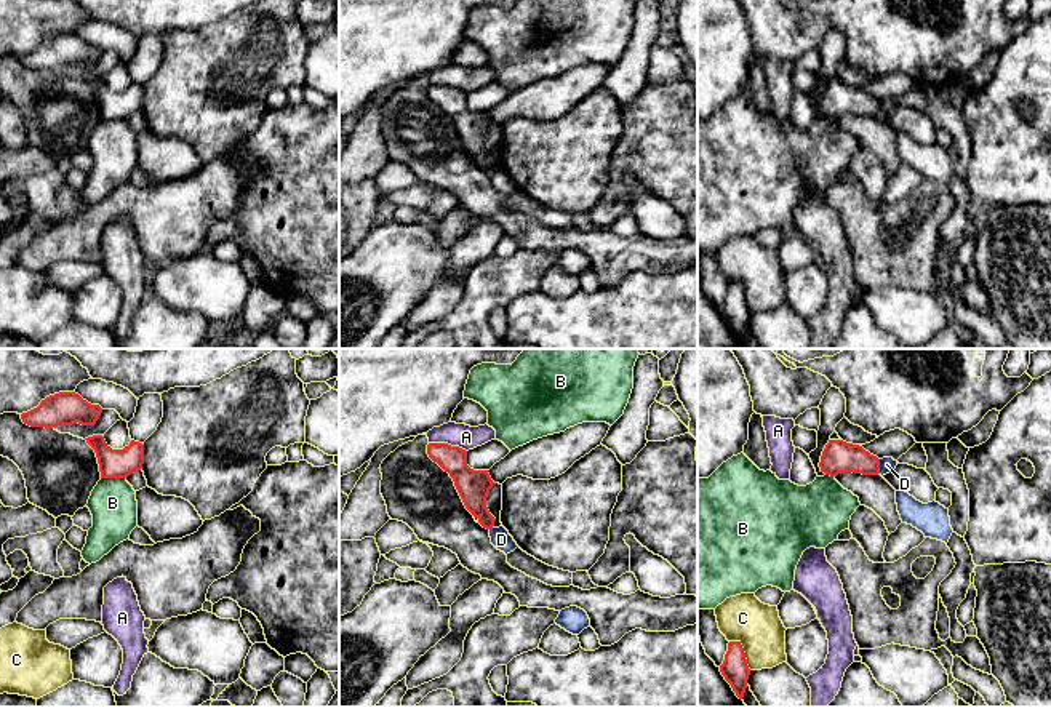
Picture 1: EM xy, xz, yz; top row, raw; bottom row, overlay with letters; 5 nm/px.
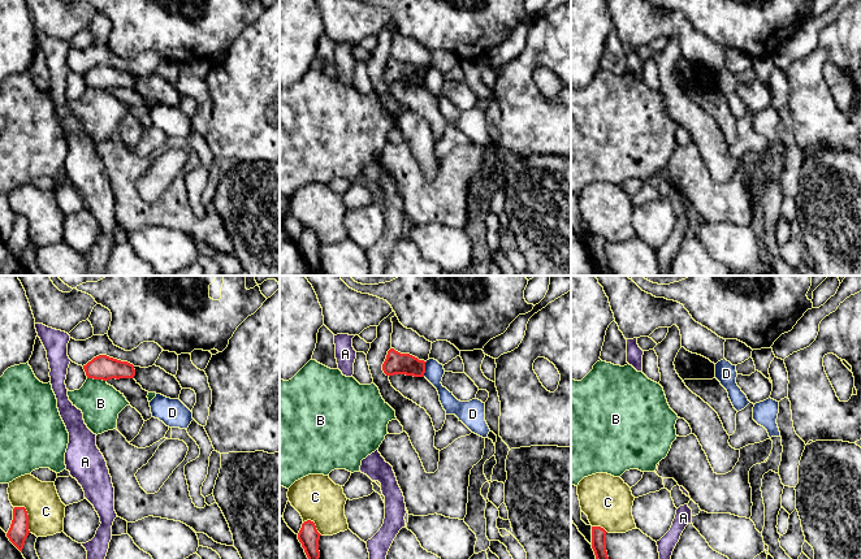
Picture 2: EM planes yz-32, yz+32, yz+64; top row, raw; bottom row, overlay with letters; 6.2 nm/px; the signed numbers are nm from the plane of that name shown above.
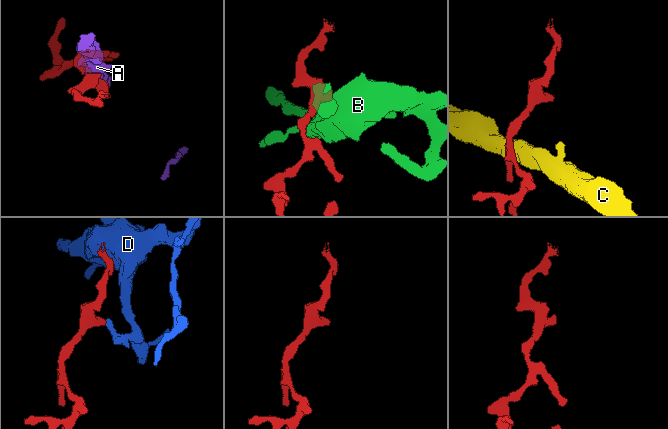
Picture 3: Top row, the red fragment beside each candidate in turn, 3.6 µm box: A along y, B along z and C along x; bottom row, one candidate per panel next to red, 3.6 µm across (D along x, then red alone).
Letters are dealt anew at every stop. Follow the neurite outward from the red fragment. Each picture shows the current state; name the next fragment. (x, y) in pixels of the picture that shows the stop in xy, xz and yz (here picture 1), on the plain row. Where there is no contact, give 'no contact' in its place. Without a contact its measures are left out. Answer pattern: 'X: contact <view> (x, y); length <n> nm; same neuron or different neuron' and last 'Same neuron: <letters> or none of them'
A: contact xz (447, 85); length 200 nm; different neuron
B: contact xy (114, 119); length 130 nm; different neuron
C: contact yz (743, 293); length 190 nm; different neuron
D: contact yz (879, 109); length 80 nm; different neuron
Same neuron: none of them

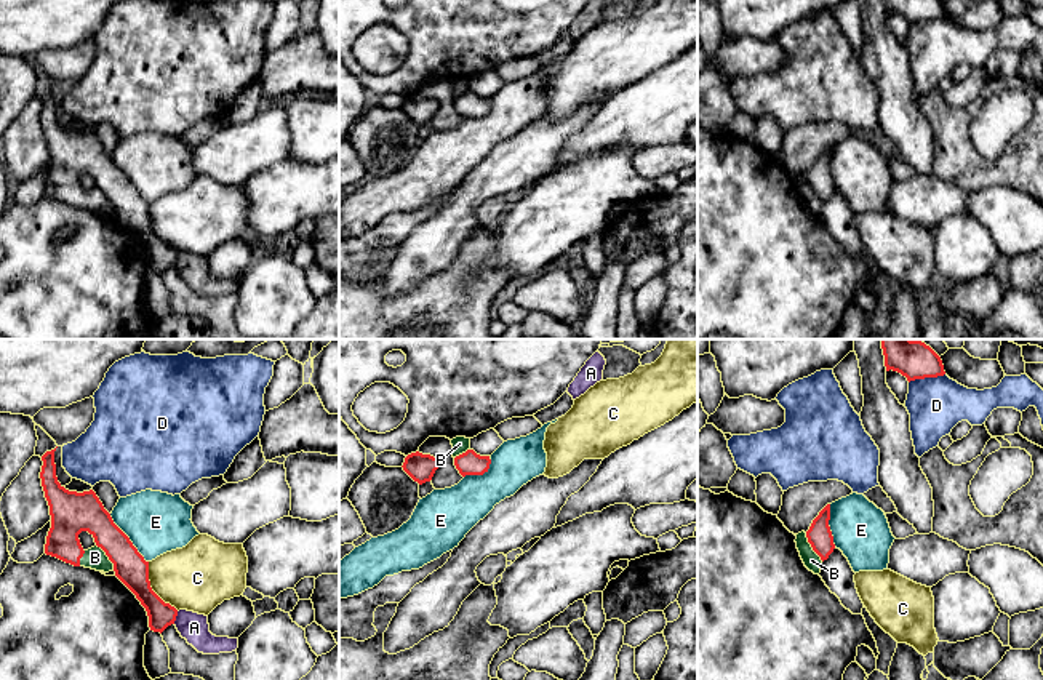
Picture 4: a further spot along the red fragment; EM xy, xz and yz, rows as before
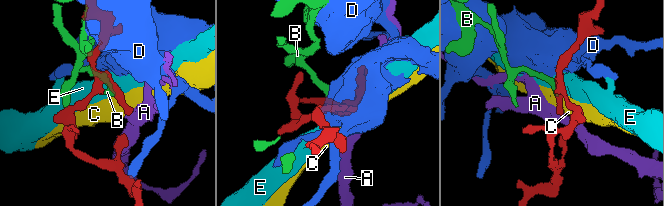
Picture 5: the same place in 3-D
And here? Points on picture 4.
A: contact xy (175, 260); length 70 nm; different neuron
B: contact yz (811, 188); length 170 nm; same neuron
C: contact xy (151, 231); length 300 nm; different neuron
D: contact yz (927, 18); length 190 nm; different neuron
E: contact xy (128, 180); length 320 nm; different neuron
Same neuron: B

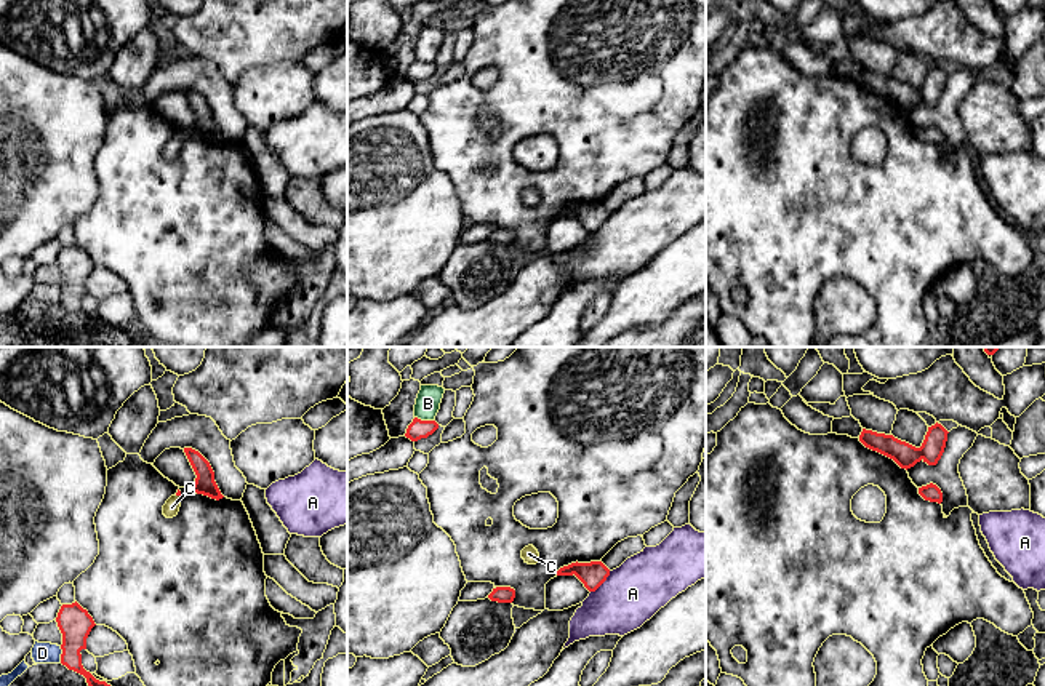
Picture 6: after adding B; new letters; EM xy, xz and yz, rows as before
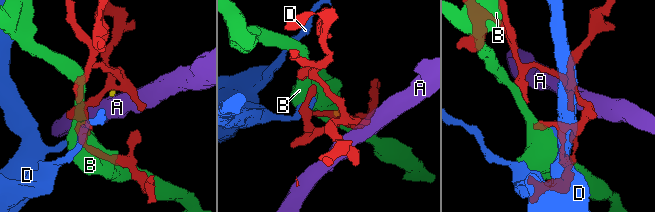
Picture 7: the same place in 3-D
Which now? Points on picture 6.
A: contact xz (602, 224); length 150 nm; different neuron
B: contact xz (424, 63); length 110 nm; different neuron
C: contact xy (178, 136); length 30 nm; same neuron
D: contact xy (61, 296); length 90 nm; different neuron
Same neuron: C

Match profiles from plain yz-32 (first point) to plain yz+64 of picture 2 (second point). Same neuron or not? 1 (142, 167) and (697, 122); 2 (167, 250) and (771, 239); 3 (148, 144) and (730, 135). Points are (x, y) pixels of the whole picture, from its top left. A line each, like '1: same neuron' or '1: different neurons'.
1: different neurons
2: different neurons
3: different neurons

